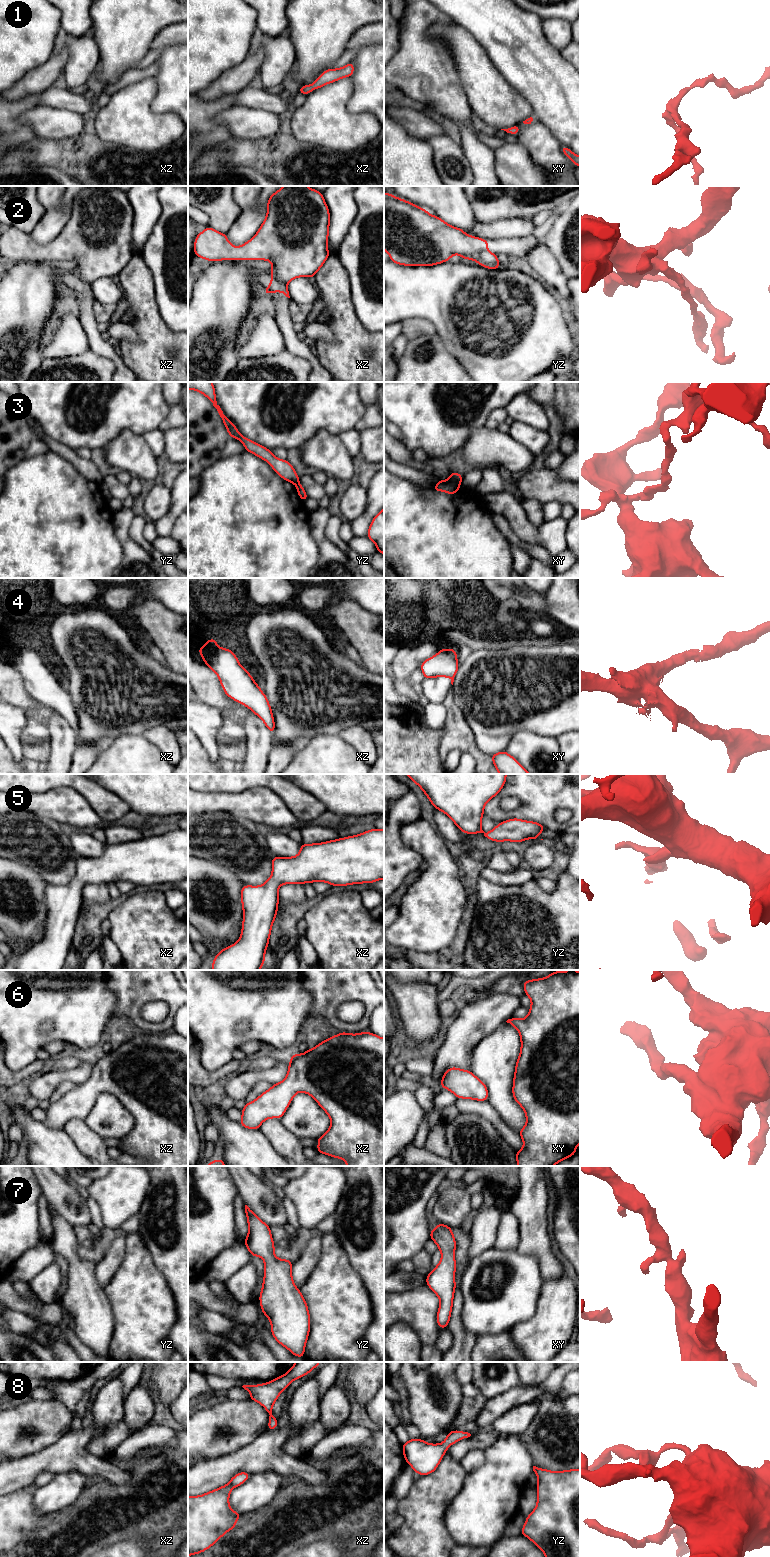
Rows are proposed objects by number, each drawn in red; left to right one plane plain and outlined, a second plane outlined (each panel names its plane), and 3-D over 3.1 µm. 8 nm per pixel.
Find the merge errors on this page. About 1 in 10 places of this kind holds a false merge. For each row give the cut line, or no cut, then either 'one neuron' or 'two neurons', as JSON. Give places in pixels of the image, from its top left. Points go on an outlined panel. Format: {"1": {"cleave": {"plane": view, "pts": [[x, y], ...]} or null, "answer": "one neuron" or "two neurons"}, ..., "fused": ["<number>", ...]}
{"1": {"cleave": null, "answer": "one neuron"}, "2": {"cleave": {"plane": "xz", "pts": [[272, 273], [285, 286]]}, "answer": "two neurons"}, "3": {"cleave": {"plane": "xy", "pts": [[449, 479], [459, 484]]}, "answer": "two neurons"}, "4": {"cleave": null, "answer": "one neuron"}, "5": {"cleave": null, "answer": "one neuron"}, "6": {"cleave": null, "answer": "one neuron"}, "7": {"cleave": null, "answer": "one neuron"}, "8": {"cleave": null, "answer": "one neuron"}, "fused": ["2", "3"]}

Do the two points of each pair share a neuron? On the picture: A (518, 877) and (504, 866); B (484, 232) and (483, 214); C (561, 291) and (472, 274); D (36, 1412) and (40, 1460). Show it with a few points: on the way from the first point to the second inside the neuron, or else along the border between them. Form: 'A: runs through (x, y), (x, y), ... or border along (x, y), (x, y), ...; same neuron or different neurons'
A: border along (487, 866), (501, 871), (511, 871), (514, 868); different neurons
B: border along (506, 217), (478, 222); different neurons
C: border along (555, 293), (559, 299); different neurons
D: border along (59, 1439), (36, 1453), (17, 1459); different neurons

